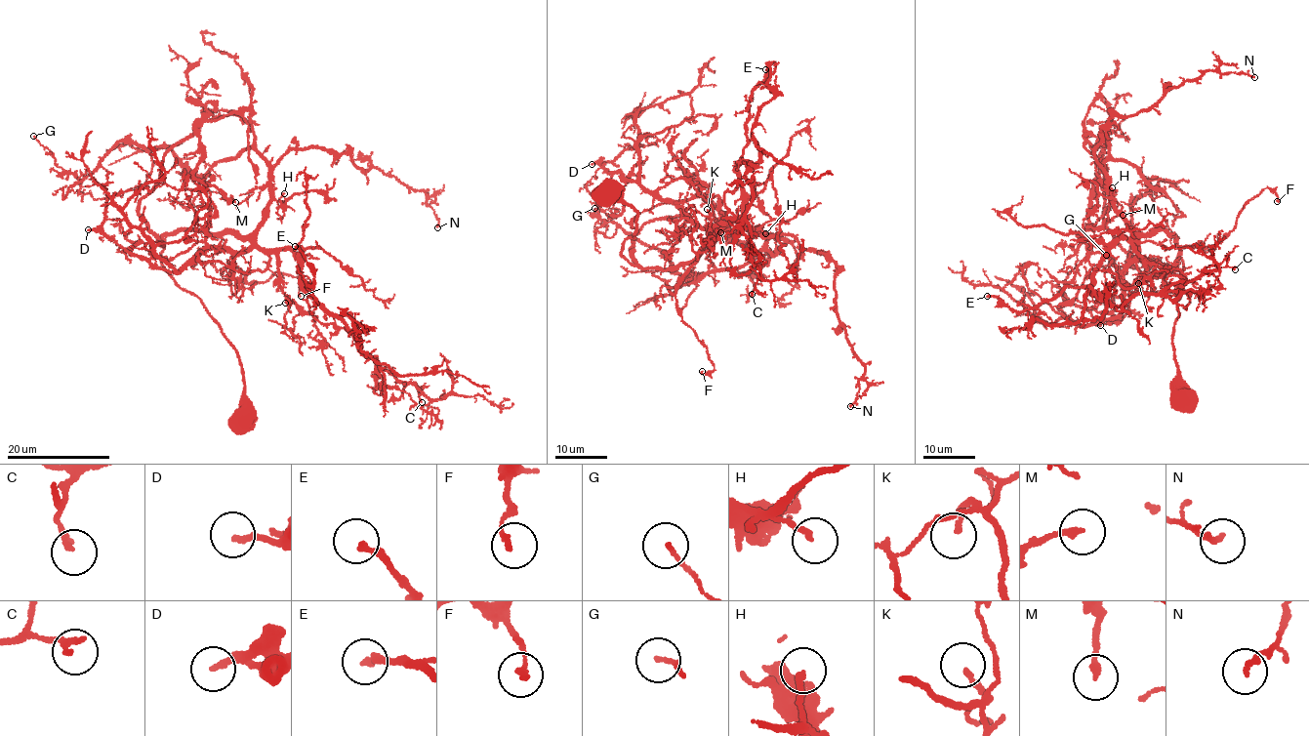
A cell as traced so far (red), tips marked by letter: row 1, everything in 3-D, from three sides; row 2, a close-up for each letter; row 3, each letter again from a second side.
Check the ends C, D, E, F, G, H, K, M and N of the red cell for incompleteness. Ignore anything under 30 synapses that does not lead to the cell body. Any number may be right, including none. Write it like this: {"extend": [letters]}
{"extend": []}

